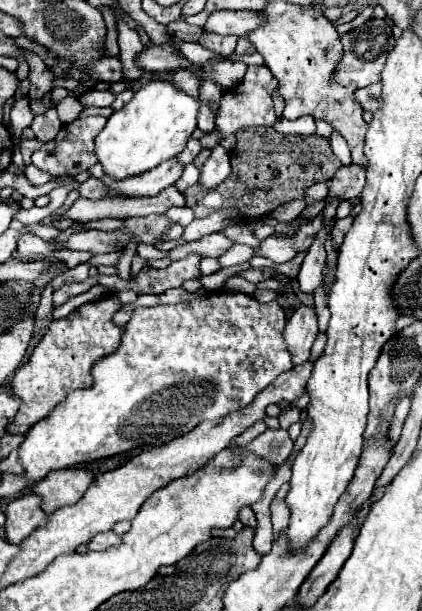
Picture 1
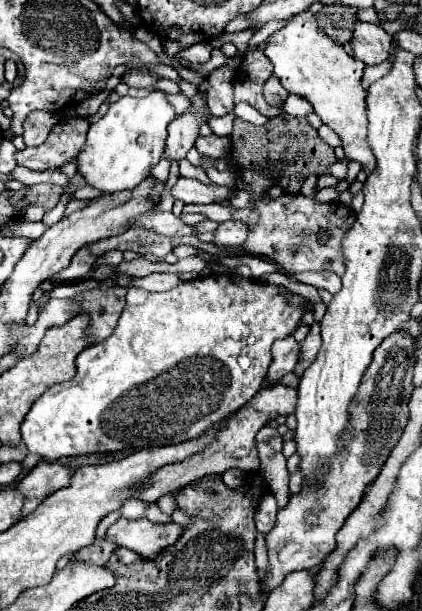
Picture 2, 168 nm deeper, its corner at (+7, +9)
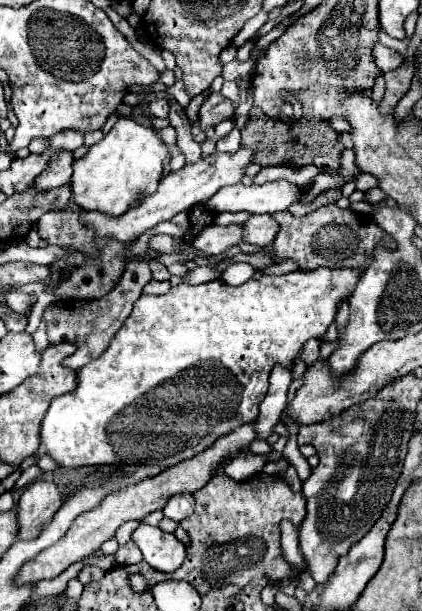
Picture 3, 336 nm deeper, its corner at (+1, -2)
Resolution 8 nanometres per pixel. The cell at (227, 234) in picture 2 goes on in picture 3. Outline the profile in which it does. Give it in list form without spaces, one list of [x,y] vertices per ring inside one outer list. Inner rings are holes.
[[[269,214],[251,216],[243,226],[243,242],[265,248],[267,244],[271,244],[277,230],[279,230],[279,224]]]

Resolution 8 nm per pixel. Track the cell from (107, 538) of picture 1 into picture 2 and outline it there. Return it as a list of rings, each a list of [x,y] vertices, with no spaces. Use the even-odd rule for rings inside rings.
[[[117,519],[113,527],[109,527],[105,539],[113,539],[117,545],[127,547],[141,555],[143,559],[153,559],[161,549],[173,545],[177,537],[181,537],[183,527],[175,523],[157,525],[149,519]]]

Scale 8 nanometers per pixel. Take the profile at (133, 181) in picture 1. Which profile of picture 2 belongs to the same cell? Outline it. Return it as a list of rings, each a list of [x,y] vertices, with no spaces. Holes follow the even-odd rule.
[[[199,91],[191,99],[191,109],[177,119],[169,123],[169,137],[167,137],[167,147],[163,157],[167,159],[185,159],[187,151],[193,147],[195,139],[199,137],[199,127],[207,123],[211,117],[211,111],[207,107],[207,93]]]

